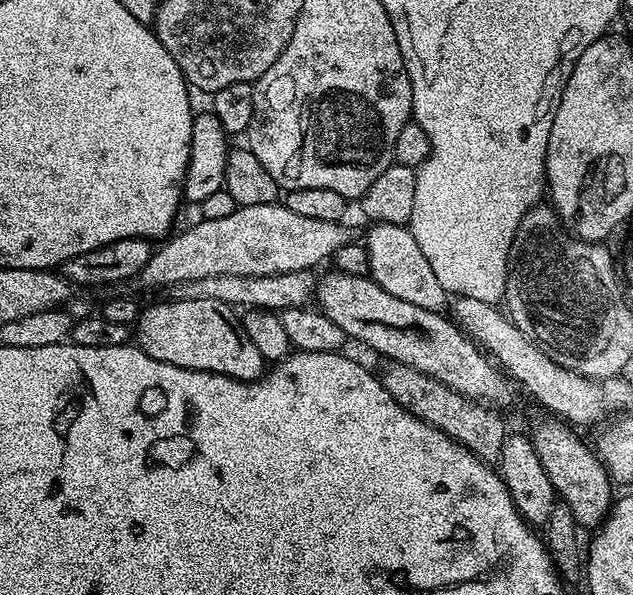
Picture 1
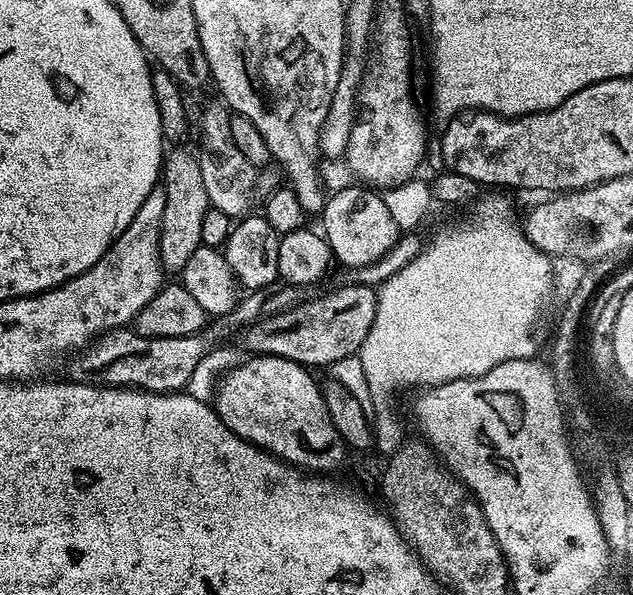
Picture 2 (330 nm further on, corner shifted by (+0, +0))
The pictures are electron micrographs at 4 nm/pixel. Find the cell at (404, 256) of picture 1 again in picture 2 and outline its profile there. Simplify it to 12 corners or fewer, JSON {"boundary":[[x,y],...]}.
{"boundary":[[344,188],[324,201],[322,235],[349,270],[378,262],[402,229],[383,195]]}

